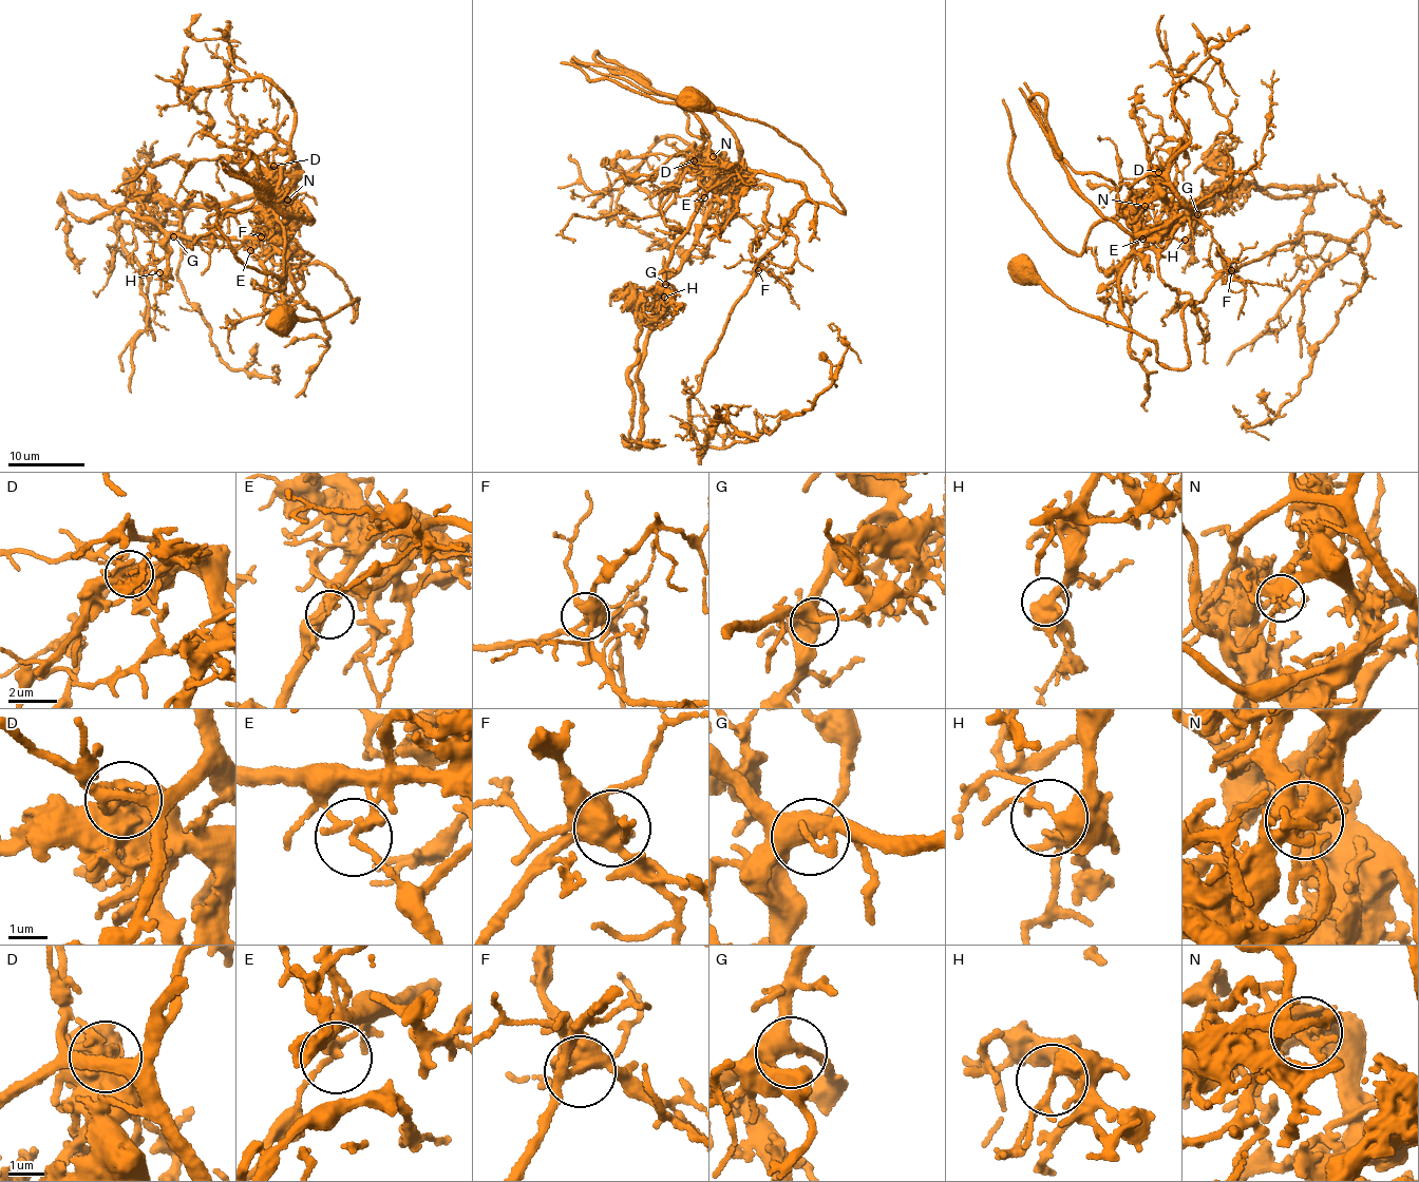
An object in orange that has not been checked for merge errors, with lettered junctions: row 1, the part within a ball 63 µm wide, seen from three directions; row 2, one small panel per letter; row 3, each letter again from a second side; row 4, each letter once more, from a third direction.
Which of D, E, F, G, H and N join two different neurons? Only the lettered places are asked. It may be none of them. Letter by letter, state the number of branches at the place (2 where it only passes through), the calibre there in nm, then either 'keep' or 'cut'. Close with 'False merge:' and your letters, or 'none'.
D: 4 | 600 nm | cut
E: 3 | 180 nm | cut
F: 5 | 400 nm | cut
G: 4 | 420 nm | keep
H: 4 | 380 nm | keep
N: 5 | 280 nm | cut
False merge: D, E, F, N

